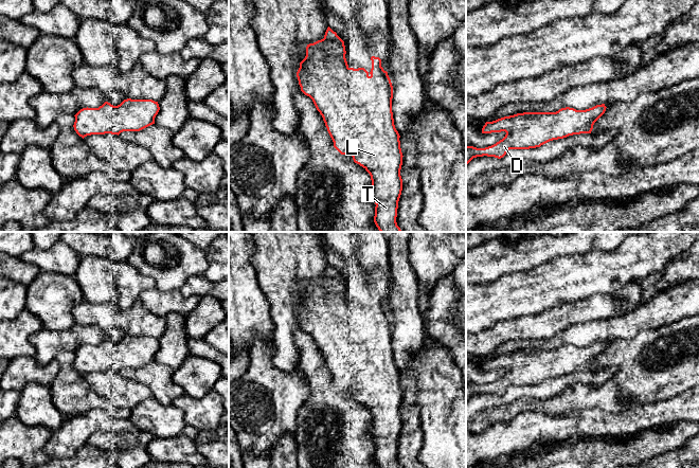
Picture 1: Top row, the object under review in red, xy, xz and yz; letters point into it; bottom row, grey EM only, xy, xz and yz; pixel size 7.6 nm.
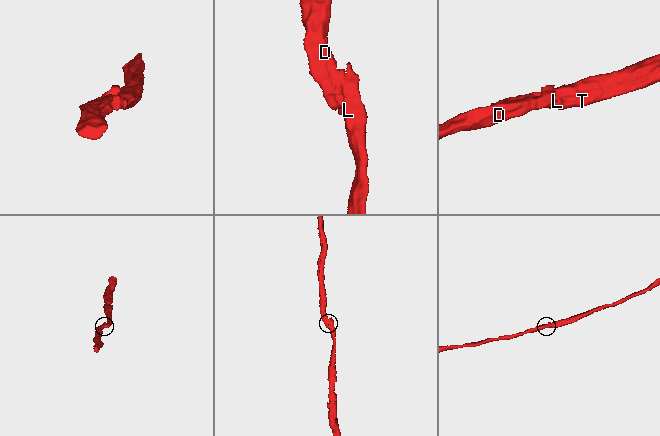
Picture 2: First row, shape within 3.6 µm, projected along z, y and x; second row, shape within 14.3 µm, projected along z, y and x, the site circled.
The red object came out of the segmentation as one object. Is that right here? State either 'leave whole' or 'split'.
split

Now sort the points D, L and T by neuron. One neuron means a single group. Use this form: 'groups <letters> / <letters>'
groups D / L T

